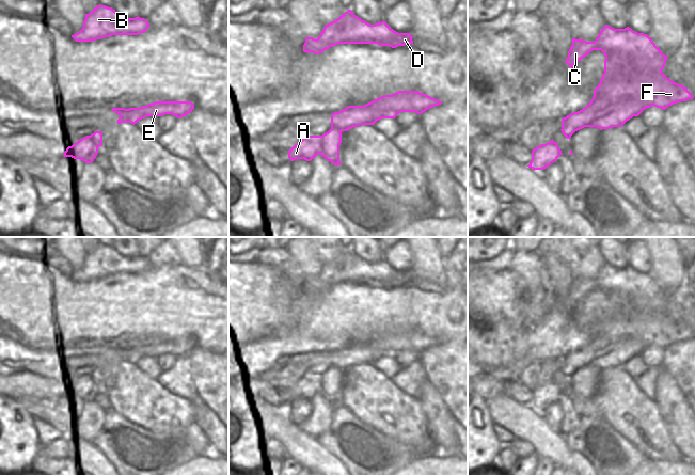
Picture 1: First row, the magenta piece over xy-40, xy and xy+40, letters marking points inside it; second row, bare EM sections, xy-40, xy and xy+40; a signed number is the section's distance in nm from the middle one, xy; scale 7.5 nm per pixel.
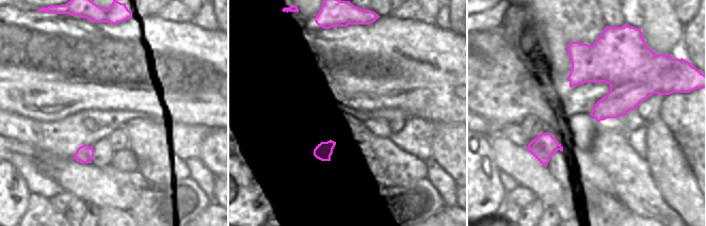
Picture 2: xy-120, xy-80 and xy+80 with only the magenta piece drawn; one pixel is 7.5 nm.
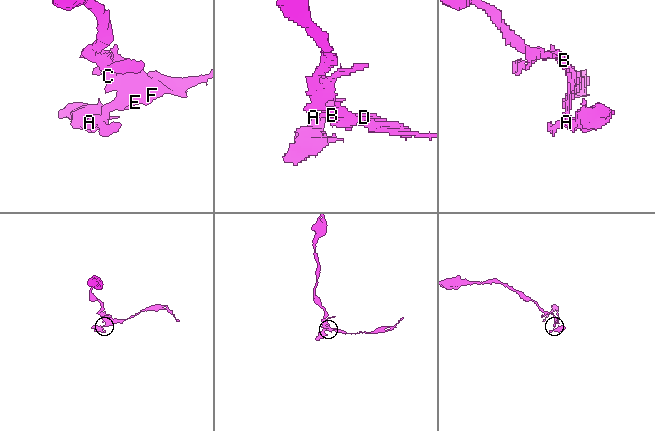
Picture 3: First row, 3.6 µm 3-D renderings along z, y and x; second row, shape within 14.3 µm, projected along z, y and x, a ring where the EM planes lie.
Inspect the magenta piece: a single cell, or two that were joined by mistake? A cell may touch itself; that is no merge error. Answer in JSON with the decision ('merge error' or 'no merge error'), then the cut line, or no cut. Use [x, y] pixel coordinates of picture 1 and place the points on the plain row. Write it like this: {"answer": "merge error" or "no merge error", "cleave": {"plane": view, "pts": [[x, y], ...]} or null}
{"answer": "merge error", "cleave": {"plane": "xy", "pts": [[330, 368], [342, 369]]}}

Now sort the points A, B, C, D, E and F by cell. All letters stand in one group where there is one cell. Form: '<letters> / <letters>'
A / B C D E F

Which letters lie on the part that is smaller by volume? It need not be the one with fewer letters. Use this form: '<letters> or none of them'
A

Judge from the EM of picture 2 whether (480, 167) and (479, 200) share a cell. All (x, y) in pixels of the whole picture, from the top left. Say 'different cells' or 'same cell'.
same cell

